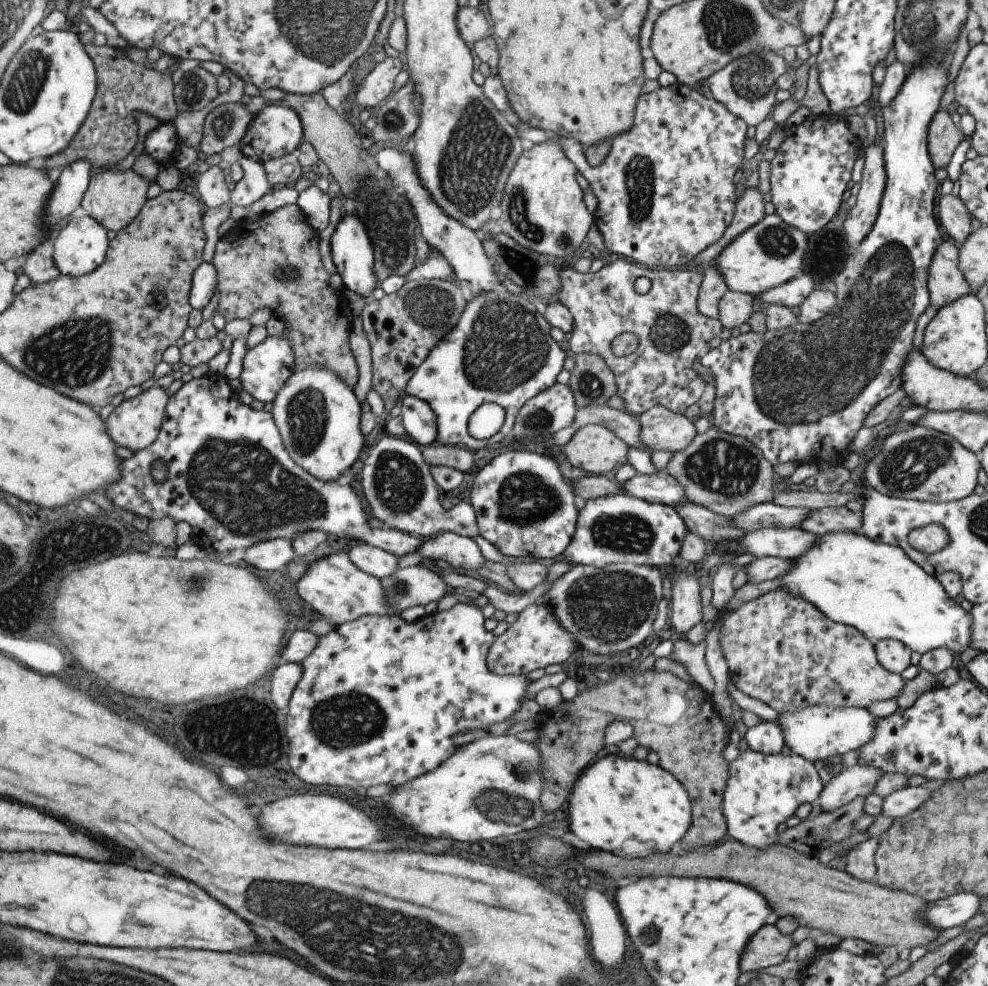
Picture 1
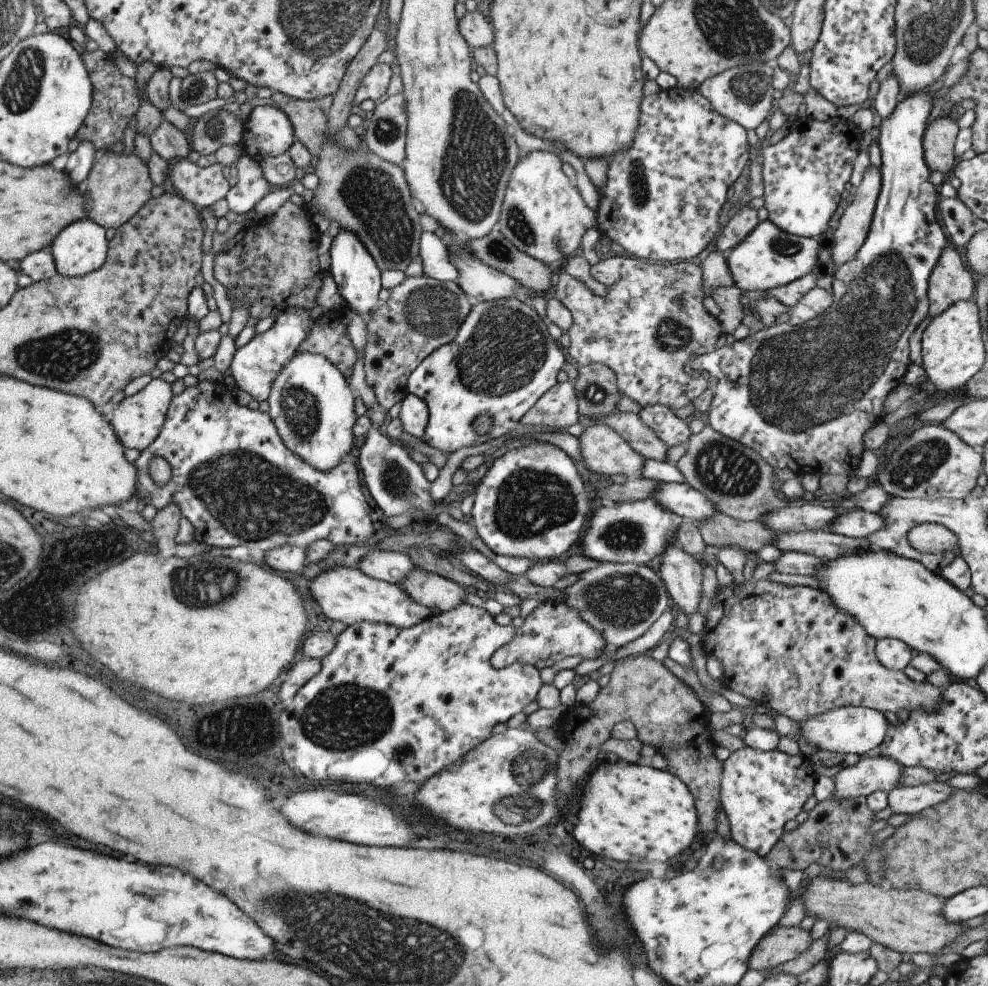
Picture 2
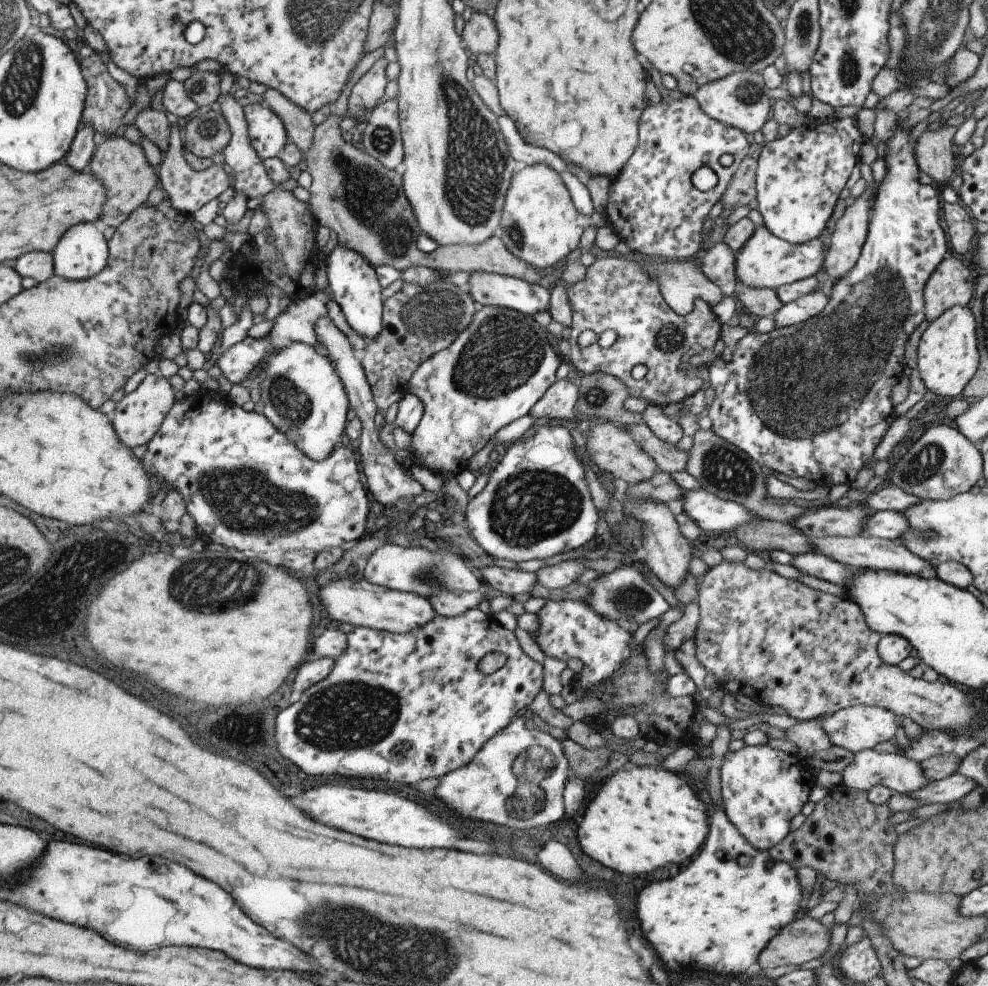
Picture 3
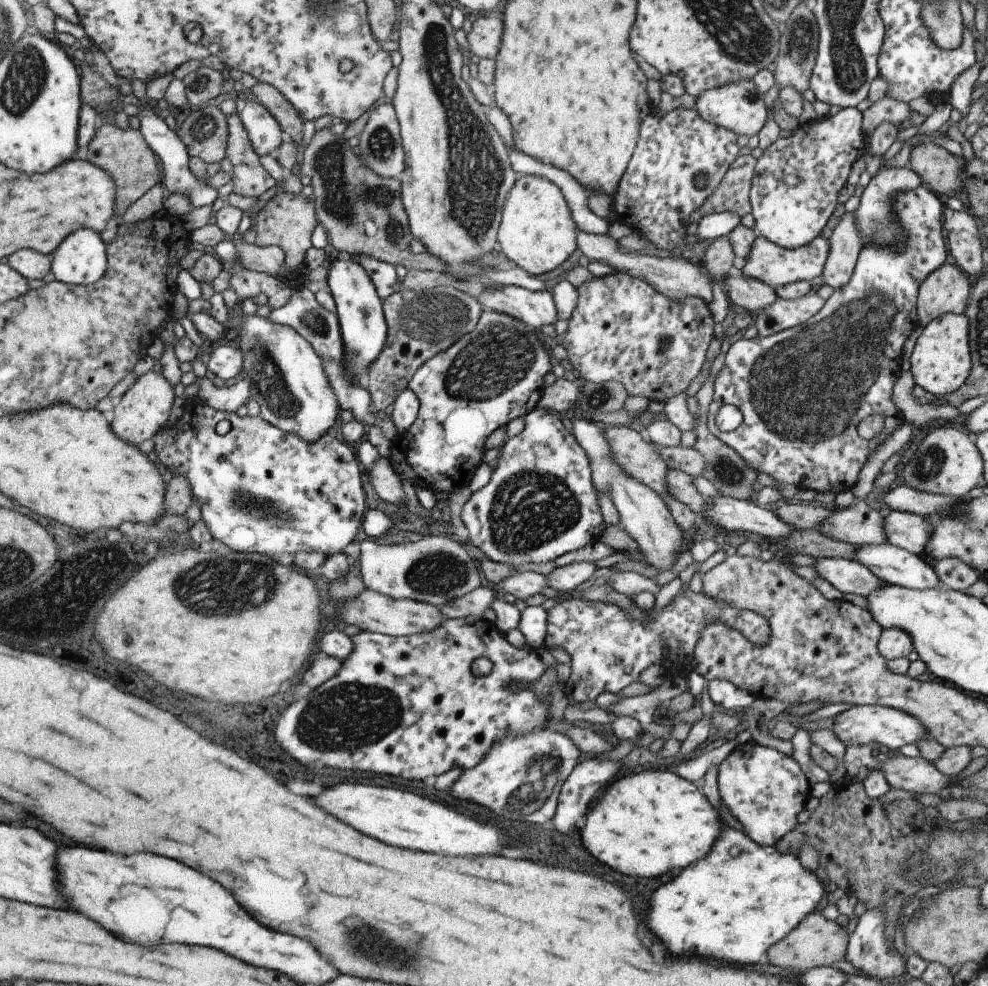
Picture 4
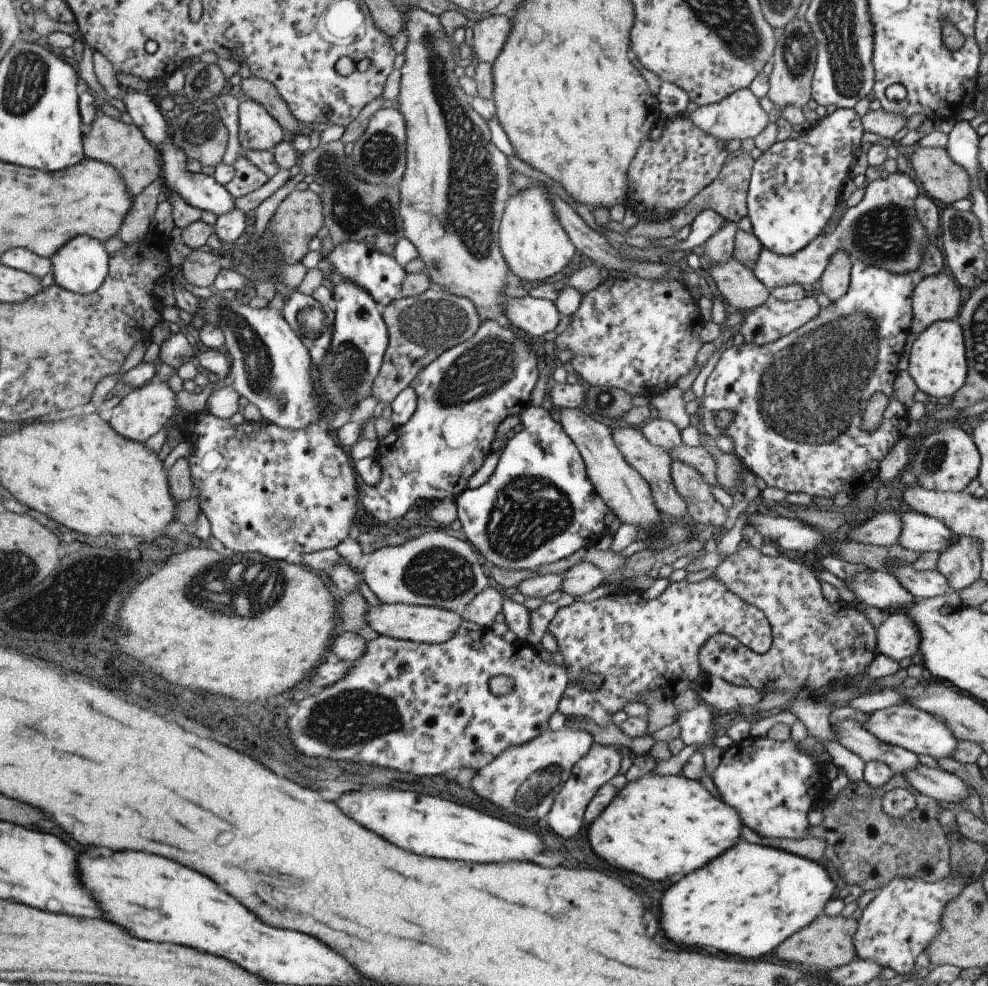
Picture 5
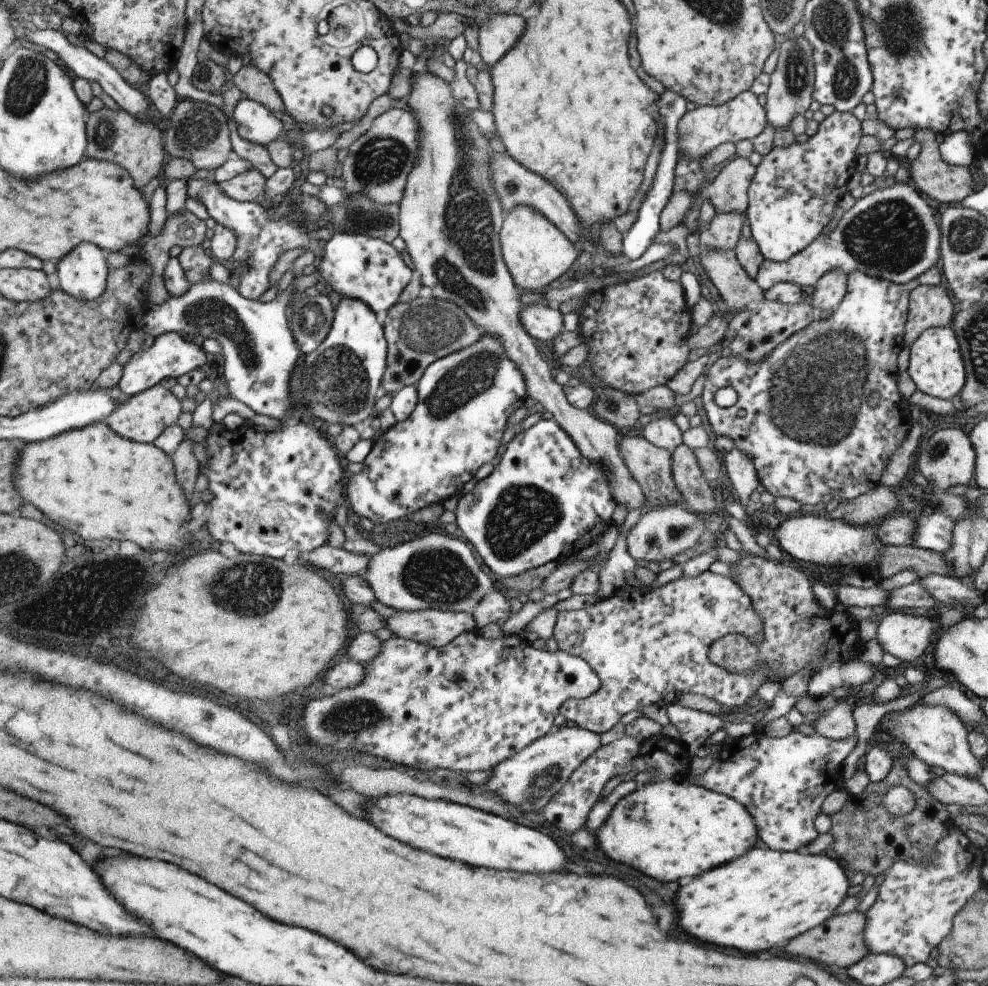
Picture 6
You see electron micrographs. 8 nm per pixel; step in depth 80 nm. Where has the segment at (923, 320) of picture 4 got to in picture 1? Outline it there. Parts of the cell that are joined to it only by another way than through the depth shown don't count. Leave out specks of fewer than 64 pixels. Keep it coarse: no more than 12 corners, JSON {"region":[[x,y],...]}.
{"region":[[943,237],[933,249],[927,288],[936,310],[969,293],[958,249]]}

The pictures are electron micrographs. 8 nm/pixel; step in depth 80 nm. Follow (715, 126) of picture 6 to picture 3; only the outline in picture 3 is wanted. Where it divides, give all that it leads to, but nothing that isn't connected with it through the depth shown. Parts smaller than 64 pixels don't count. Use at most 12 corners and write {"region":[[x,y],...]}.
{"region":[[760,73],[729,74],[693,92],[703,114],[746,135],[770,117]]}

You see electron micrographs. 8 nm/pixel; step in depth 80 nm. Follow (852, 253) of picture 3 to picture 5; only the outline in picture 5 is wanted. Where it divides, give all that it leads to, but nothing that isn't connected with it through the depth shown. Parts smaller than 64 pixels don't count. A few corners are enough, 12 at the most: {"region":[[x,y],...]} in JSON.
{"region":[[843,250],[831,254],[818,279],[829,302],[847,291],[852,260]]}

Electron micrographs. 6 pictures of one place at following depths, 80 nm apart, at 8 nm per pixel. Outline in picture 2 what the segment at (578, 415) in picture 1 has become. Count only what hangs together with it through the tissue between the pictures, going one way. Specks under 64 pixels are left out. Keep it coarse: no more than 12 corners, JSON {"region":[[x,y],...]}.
{"region":[[637,413],[580,421],[611,427],[639,456],[666,462],[667,447]]}

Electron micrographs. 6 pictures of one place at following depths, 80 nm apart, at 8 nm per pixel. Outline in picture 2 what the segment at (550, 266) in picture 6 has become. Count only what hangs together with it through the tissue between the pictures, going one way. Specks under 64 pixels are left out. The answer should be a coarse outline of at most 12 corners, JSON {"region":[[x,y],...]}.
{"region":[[524,153],[496,222],[559,266],[596,226],[559,156]]}

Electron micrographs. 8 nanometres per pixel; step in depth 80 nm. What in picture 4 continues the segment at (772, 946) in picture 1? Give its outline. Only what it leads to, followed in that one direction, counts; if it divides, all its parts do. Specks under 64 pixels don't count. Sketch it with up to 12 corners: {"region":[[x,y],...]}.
{"region":[[811,912],[767,950],[777,968],[845,958],[845,929]]}

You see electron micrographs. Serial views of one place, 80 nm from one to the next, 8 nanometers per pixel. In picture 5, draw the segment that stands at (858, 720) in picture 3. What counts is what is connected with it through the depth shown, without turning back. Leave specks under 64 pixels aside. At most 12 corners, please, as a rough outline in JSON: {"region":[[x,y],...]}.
{"region":[[909,704],[869,712],[862,728],[915,756],[953,760],[959,740]]}

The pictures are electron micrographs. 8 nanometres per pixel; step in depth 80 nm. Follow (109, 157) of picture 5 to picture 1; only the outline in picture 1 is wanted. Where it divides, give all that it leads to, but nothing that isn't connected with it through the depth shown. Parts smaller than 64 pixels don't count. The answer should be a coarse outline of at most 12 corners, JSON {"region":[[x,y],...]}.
{"region":[[131,169],[93,172],[81,207],[120,231],[147,200]]}

